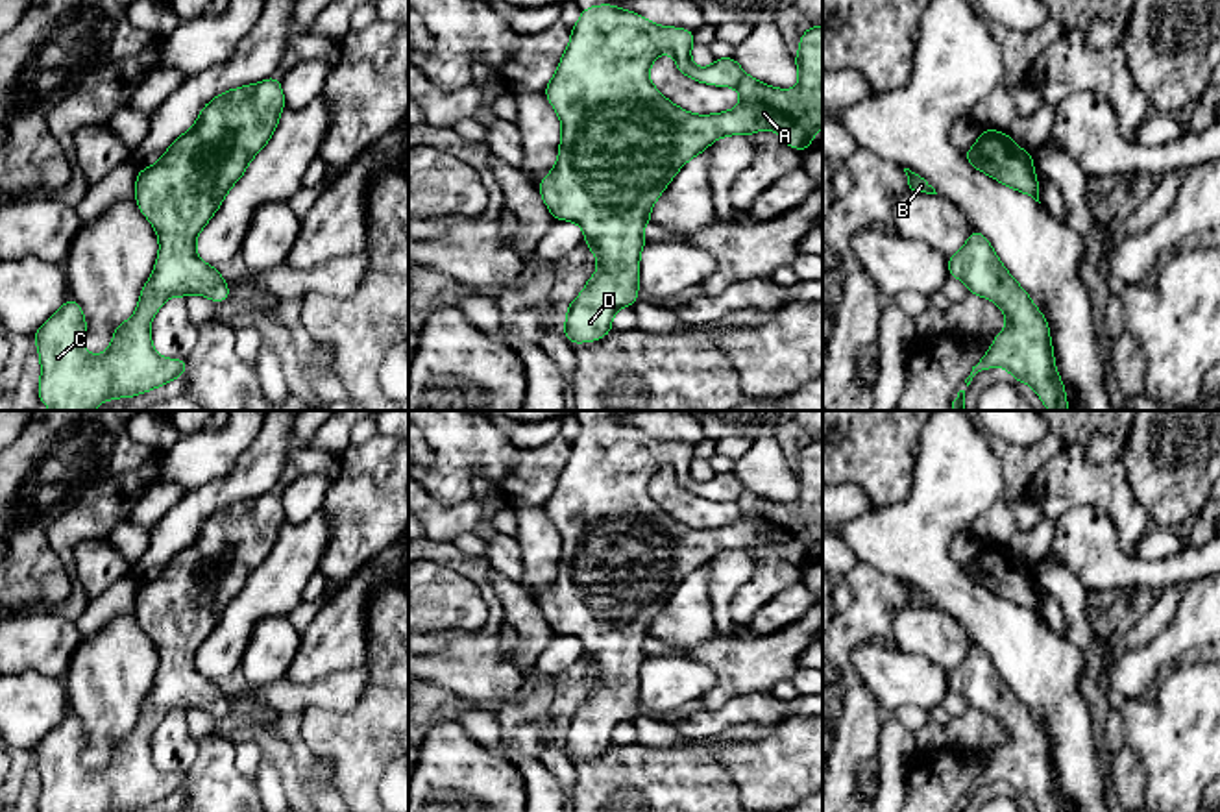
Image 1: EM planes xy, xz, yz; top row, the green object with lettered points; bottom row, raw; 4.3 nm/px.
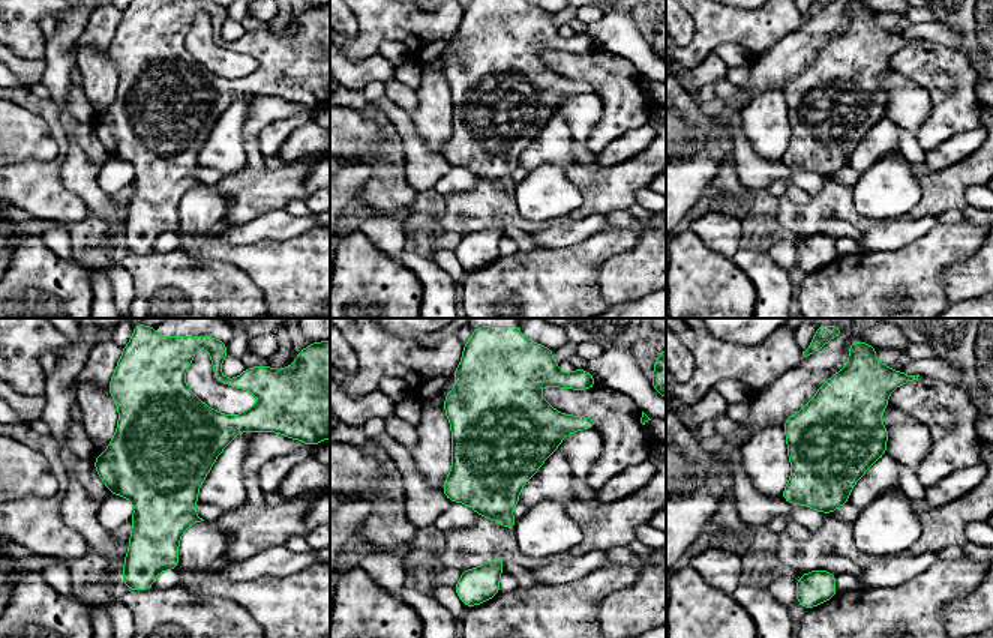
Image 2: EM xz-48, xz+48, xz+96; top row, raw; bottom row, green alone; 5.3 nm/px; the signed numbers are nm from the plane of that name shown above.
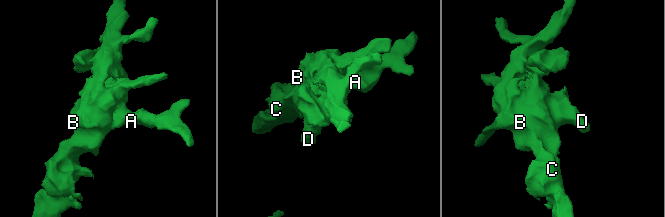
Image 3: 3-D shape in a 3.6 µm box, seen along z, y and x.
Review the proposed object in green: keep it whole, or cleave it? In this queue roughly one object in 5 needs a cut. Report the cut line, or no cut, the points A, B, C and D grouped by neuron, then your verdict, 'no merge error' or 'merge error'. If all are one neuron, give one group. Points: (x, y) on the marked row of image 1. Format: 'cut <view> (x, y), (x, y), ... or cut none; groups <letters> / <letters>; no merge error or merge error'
cut none; groups A B C D; no merge error

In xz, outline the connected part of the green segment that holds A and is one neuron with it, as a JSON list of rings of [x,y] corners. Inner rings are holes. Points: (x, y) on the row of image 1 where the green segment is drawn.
[[[612,4],[592,6],[580,9],[569,44],[543,91],[560,118],[562,139],[556,165],[538,192],[555,220],[582,228],[599,265],[567,305],[564,335],[571,344],[612,333],[616,311],[638,301],[640,253],[647,244],[641,231],[651,222],[658,196],[691,157],[721,137],[762,129],[778,131],[787,146],[804,152],[823,128],[823,26],[810,26],[800,37],[795,55],[800,80],[791,91],[750,78],[734,57],[719,57],[708,68],[699,68],[689,57],[693,44],[691,30],[658,26]],[[660,54],[671,54],[678,72],[699,83],[738,89],[741,104],[715,115],[693,115],[671,104],[649,80]]]

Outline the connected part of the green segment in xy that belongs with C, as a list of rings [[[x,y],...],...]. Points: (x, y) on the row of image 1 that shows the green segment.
[[[275,76],[226,91],[203,105],[194,126],[179,135],[153,166],[137,172],[135,202],[159,237],[153,272],[140,290],[133,316],[113,329],[113,342],[100,355],[83,350],[87,322],[72,296],[37,329],[33,340],[41,359],[43,405],[52,411],[92,411],[107,400],[133,398],[185,374],[187,359],[165,359],[153,350],[152,318],[172,296],[201,294],[214,303],[231,296],[218,268],[198,257],[196,237],[242,178],[250,161],[266,146],[283,109],[285,96]]]

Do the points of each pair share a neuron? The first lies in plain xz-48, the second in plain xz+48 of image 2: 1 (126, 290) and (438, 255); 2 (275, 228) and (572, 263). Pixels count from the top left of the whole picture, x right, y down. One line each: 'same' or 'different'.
1: same
2: different

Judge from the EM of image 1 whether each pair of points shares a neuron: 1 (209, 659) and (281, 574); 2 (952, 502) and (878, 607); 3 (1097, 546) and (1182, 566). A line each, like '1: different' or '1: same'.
1: same
2: different
3: same

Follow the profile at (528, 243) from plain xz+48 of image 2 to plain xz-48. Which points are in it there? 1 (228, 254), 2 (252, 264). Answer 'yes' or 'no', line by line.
1: yes
2: yes

